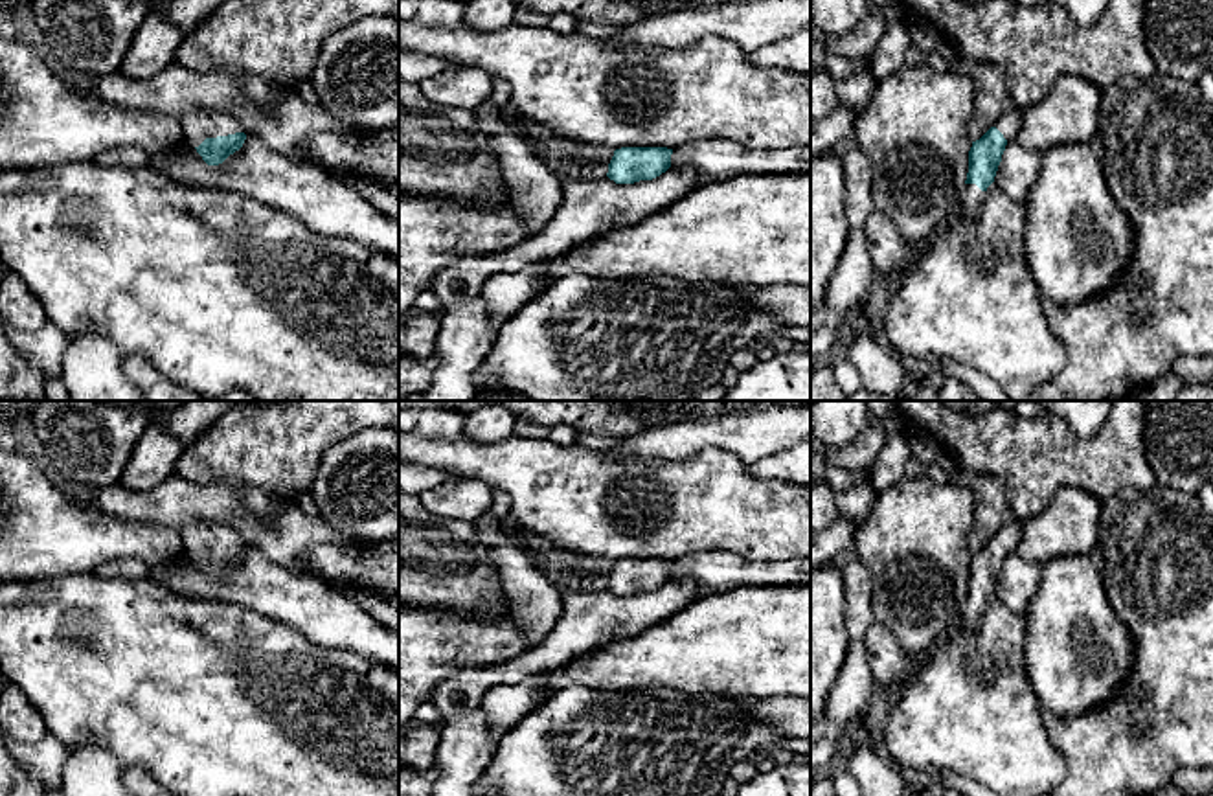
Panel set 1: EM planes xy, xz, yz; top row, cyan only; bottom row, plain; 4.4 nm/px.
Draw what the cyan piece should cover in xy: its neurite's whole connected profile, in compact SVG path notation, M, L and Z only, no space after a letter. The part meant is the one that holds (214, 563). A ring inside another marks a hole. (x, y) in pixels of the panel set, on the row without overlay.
M198 520L180 529L182 550L208 577L222 575L246 552L239 533L228 524Z

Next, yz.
M1013 518L969 563L969 585L959 605L959 629L976 631L983 620L983 607L994 594L1005 557L1016 552L1024 520Z

